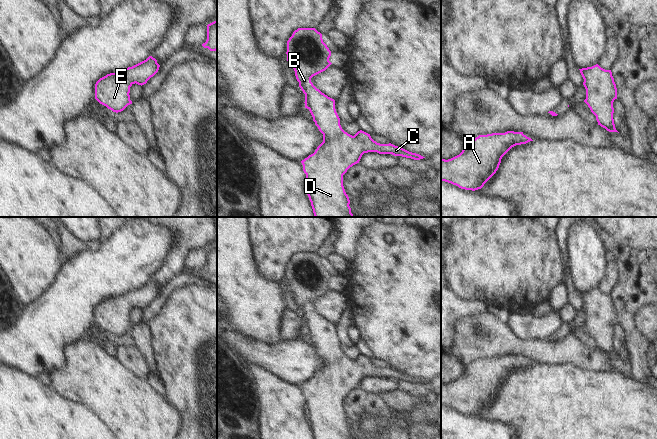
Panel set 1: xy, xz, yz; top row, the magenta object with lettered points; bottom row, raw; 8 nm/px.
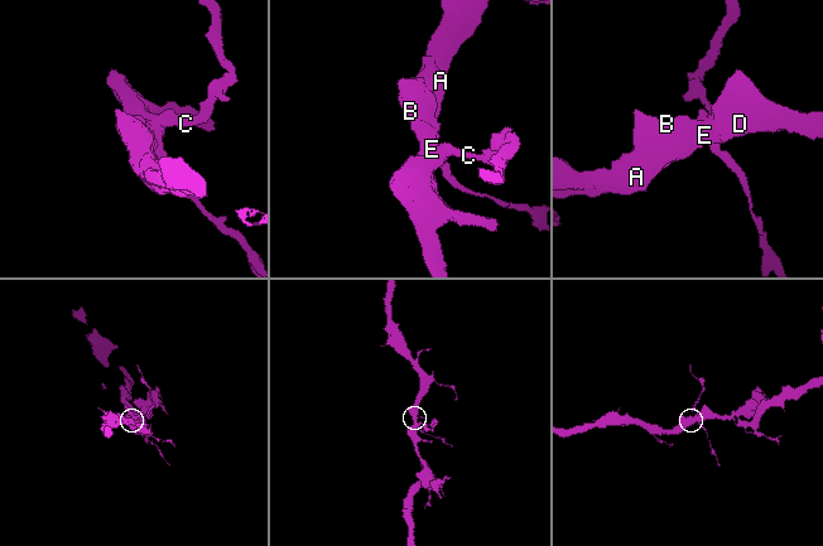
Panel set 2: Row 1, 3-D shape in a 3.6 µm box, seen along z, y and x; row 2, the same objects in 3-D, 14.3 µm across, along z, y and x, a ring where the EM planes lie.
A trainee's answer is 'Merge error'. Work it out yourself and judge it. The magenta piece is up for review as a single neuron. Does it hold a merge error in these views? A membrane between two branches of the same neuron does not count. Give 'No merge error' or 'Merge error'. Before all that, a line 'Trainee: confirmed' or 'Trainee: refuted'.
Trainee: refuted
No merge error.

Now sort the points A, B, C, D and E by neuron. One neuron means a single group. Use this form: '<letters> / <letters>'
A B C D E

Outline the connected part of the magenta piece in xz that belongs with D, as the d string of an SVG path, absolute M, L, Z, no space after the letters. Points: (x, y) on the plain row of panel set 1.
M298 252L287 265L287 285L295 295L299 311L305 318L307 332L315 349L323 358L323 366L315 376L301 385L306 398L307 419L311 426L314 439L353 439L349 430L350 424L343 410L343 399L353 389L359 387L362 379L368 376L392 378L414 384L425 381L409 376L391 367L380 368L374 365L370 358L360 354L354 360L345 356L340 349L340 342L335 333L335 324L317 313L311 302L325 295L332 287L329 285L331 275L323 266L322 258L315 252Z

